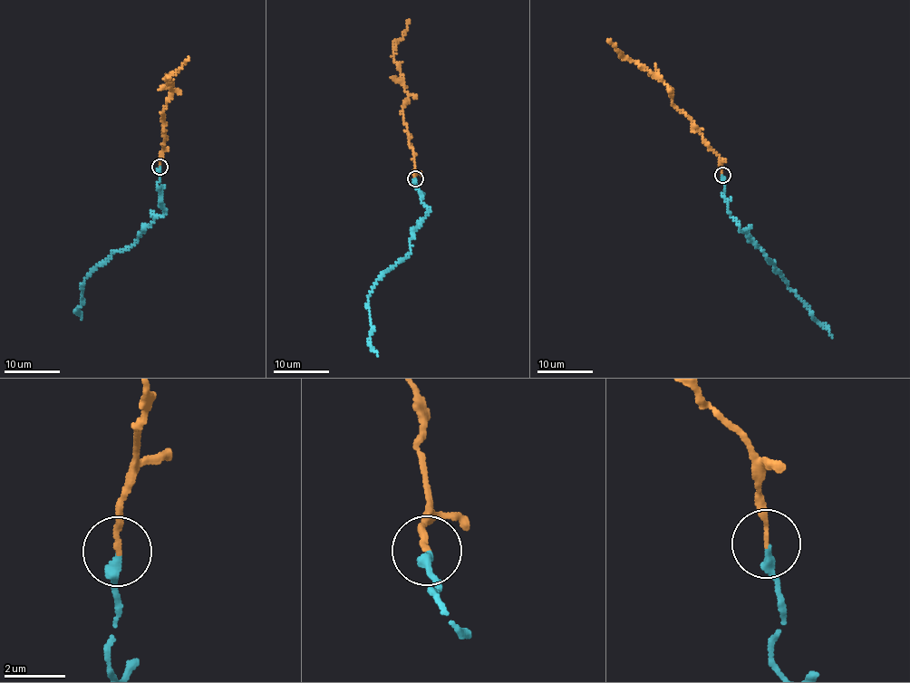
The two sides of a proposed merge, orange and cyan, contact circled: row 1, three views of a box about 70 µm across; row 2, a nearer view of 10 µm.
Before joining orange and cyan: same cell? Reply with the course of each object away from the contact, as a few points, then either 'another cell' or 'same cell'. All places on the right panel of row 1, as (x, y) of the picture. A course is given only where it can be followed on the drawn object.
course orange (722, 174), (720, 157), (705, 141), (693, 121), (672, 104), (672, 91), (634, 62), (623, 57), (607, 40); course cyan (722, 174), (730, 216), (774, 263), (773, 268), (810, 311), (811, 317), (833, 337); same cell

